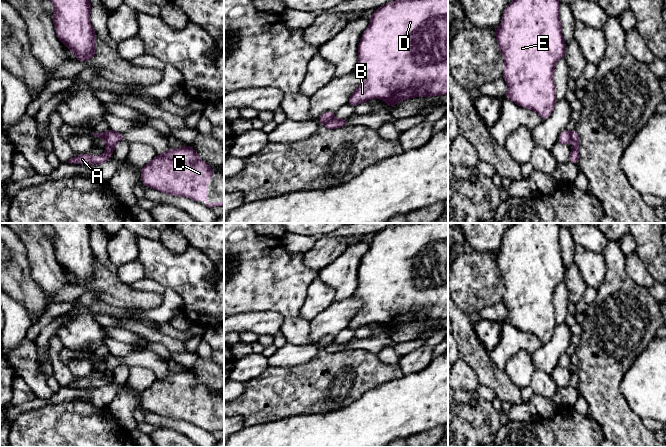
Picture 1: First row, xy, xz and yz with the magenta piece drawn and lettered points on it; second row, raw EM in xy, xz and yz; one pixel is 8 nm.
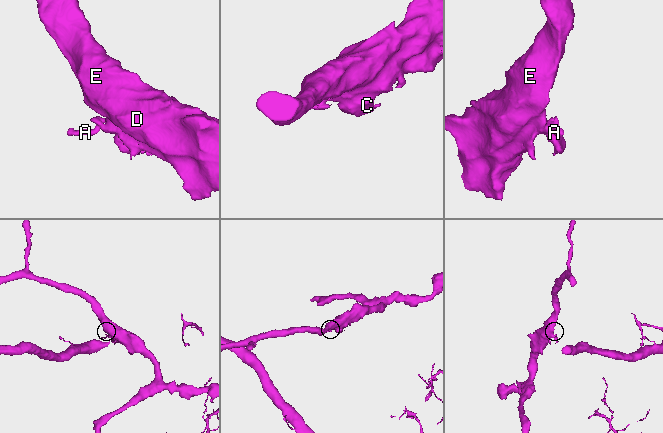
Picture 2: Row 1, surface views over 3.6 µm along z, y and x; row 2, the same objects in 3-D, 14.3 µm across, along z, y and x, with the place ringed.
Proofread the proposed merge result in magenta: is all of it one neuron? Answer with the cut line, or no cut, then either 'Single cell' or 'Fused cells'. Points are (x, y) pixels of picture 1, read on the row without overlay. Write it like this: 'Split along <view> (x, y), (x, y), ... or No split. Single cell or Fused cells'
Split along xz (334, 341), (326, 346). Fused cells

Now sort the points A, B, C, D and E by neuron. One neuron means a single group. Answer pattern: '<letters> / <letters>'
A / B C D E

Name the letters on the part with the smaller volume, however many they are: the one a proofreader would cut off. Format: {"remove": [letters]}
{"remove": ["A"]}

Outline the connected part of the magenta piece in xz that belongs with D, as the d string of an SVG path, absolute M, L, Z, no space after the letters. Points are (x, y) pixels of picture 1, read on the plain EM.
M401 223L378 232L369 242L370 248L362 258L362 262L359 266L358 287L354 294L363 304L360 310L349 321L349 329L356 330L372 322L378 322L385 324L387 332L389 332L404 323L412 321L442 320L448 318L448 223Z

